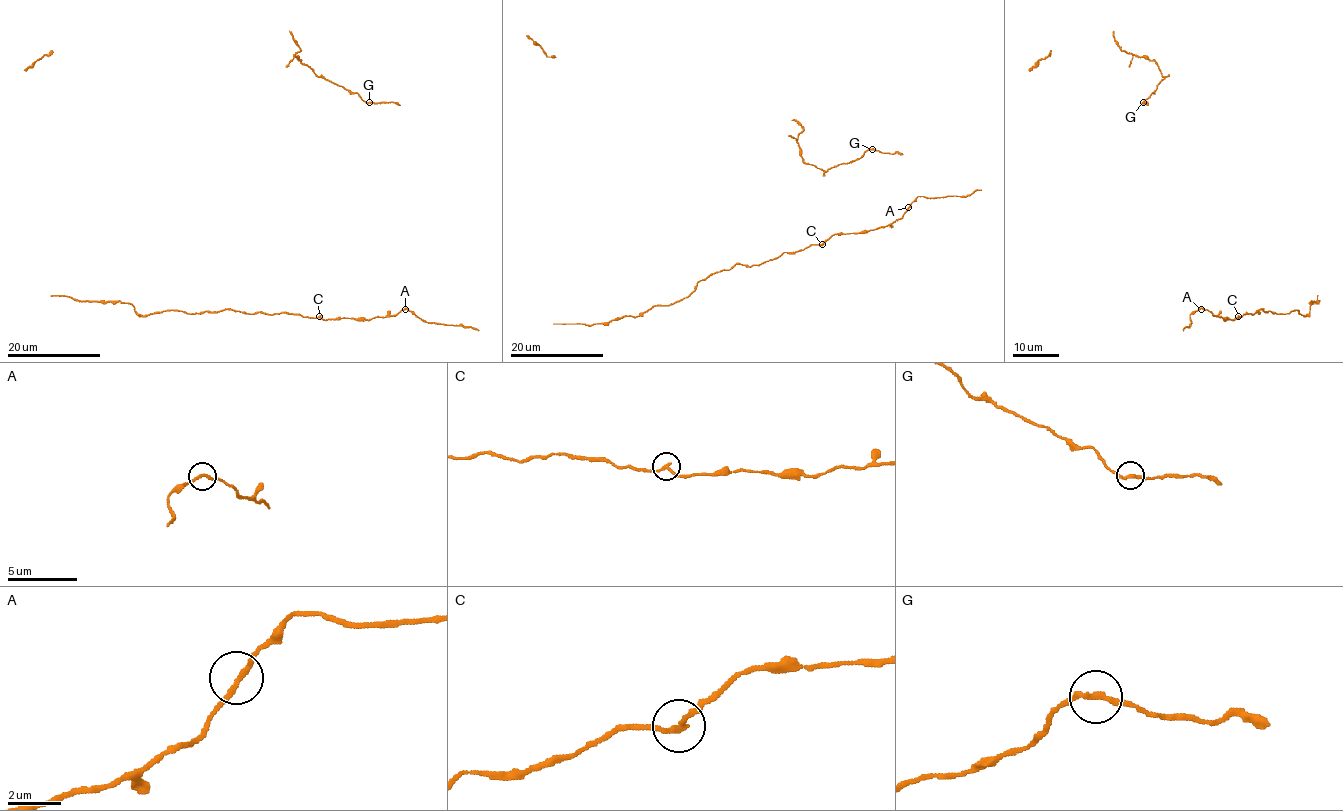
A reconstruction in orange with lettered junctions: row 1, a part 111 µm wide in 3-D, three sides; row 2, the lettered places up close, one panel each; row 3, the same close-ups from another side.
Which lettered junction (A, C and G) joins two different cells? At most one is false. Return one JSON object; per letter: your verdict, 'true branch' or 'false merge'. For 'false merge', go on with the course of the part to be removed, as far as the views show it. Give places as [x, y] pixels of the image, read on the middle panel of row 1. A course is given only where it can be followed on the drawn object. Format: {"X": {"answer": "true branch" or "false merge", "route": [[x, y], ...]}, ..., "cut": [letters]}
{"A": {"answer": "true branch"}, "C": {"answer": "true branch"}, "G": {"answer": "true branch"}, "cut": []}

